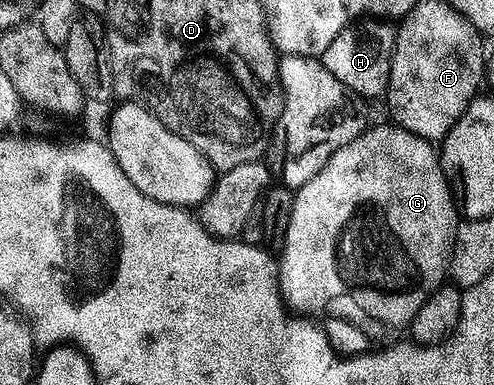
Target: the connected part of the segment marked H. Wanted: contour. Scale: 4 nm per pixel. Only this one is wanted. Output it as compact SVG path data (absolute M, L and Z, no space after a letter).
M363 17L342 29L340 36L336 36L332 44L328 44L320 61L324 68L328 68L328 72L332 72L332 76L336 76L336 80L340 80L340 84L352 88L352 92L356 92L364 100L381 99L392 72L395 33L395 27L389 21Z

